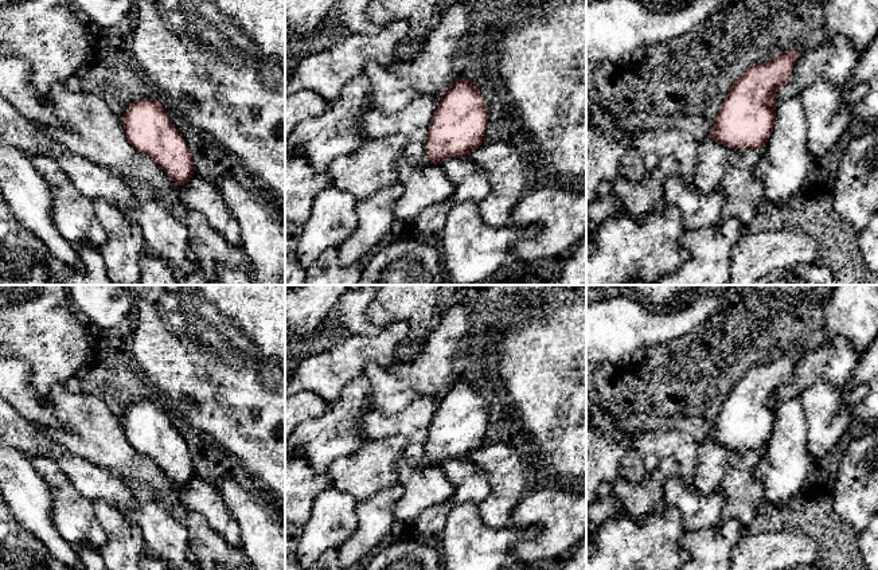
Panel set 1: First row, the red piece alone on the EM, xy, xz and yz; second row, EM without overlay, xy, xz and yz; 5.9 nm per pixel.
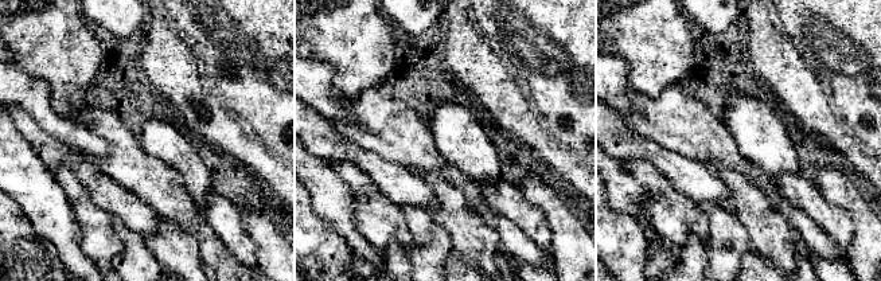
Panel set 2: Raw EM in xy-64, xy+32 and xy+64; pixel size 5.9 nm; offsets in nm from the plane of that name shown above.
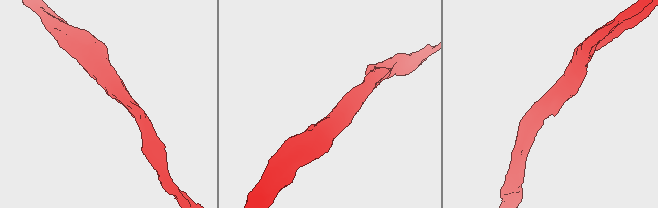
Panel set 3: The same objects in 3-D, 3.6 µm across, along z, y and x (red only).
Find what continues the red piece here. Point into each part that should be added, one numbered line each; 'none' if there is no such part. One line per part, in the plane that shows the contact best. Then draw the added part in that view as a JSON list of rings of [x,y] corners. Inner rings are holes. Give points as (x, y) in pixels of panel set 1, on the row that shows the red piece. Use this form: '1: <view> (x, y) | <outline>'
none

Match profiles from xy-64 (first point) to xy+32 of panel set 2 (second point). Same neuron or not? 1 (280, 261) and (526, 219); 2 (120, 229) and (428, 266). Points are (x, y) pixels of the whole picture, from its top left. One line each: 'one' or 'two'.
1: two
2: one

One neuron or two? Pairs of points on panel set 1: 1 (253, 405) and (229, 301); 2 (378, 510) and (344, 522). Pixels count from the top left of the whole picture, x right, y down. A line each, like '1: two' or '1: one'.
1: one
2: two

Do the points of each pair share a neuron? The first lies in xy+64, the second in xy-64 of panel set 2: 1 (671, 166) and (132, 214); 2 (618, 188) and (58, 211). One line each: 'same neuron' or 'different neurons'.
1: same neuron
2: same neuron

